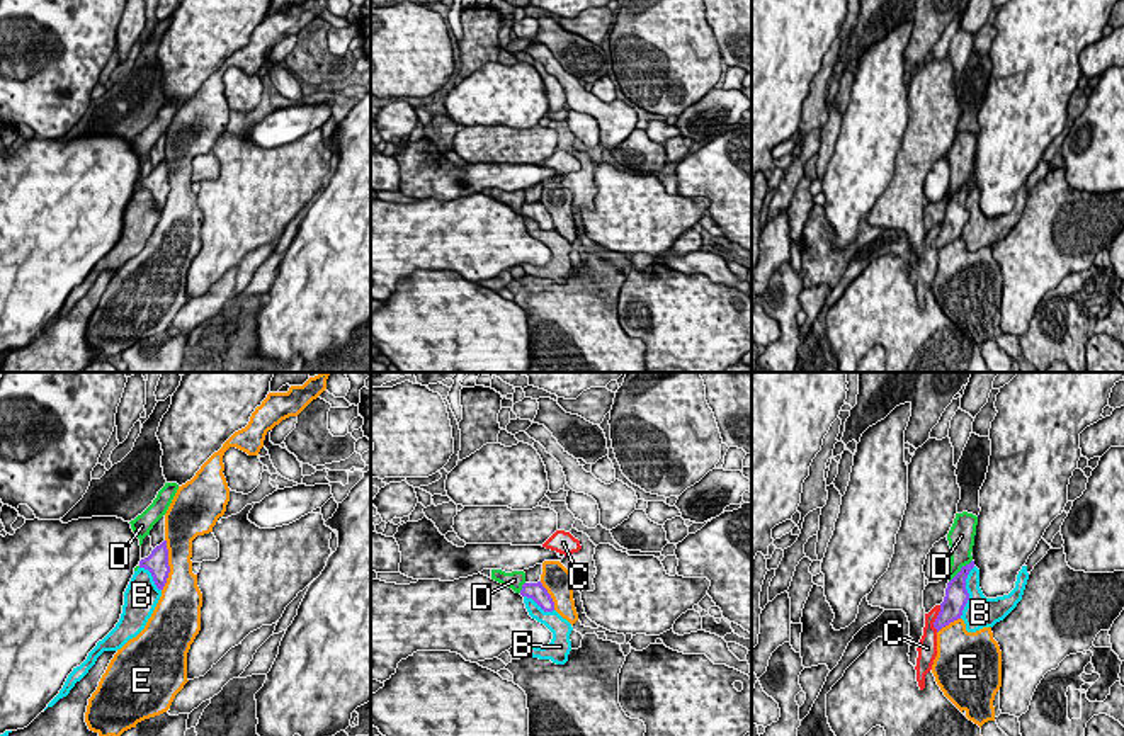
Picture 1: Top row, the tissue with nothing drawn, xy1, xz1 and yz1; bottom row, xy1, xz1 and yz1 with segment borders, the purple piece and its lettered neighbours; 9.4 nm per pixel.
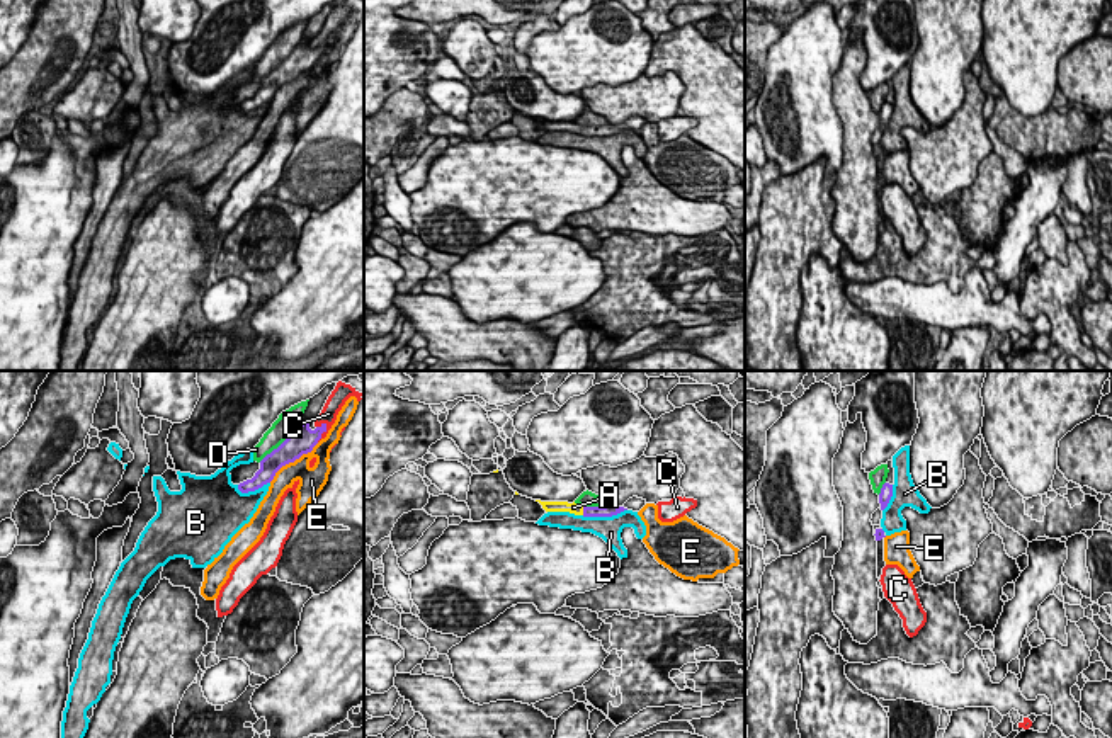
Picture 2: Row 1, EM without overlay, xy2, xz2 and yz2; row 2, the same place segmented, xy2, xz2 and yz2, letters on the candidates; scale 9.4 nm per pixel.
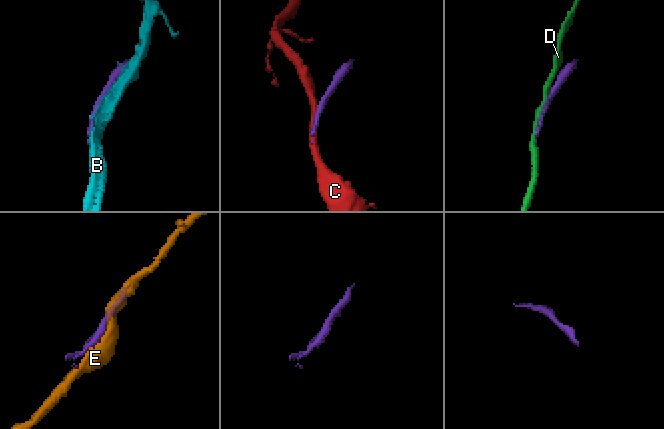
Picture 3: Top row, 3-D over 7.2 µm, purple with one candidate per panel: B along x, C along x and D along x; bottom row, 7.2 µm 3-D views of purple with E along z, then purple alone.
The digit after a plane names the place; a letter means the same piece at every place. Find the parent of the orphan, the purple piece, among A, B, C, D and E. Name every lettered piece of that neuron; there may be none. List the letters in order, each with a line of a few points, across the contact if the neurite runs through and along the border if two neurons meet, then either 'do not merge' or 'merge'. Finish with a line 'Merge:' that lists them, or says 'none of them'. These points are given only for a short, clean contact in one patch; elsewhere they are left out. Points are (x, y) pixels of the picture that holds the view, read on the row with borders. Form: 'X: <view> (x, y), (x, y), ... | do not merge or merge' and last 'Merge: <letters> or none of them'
A: xz2 (607, 510), (584, 510), (573, 507) | merge
B: do not merge
C: do not merge
D: do not merge
E: do not merge
Merge: A

